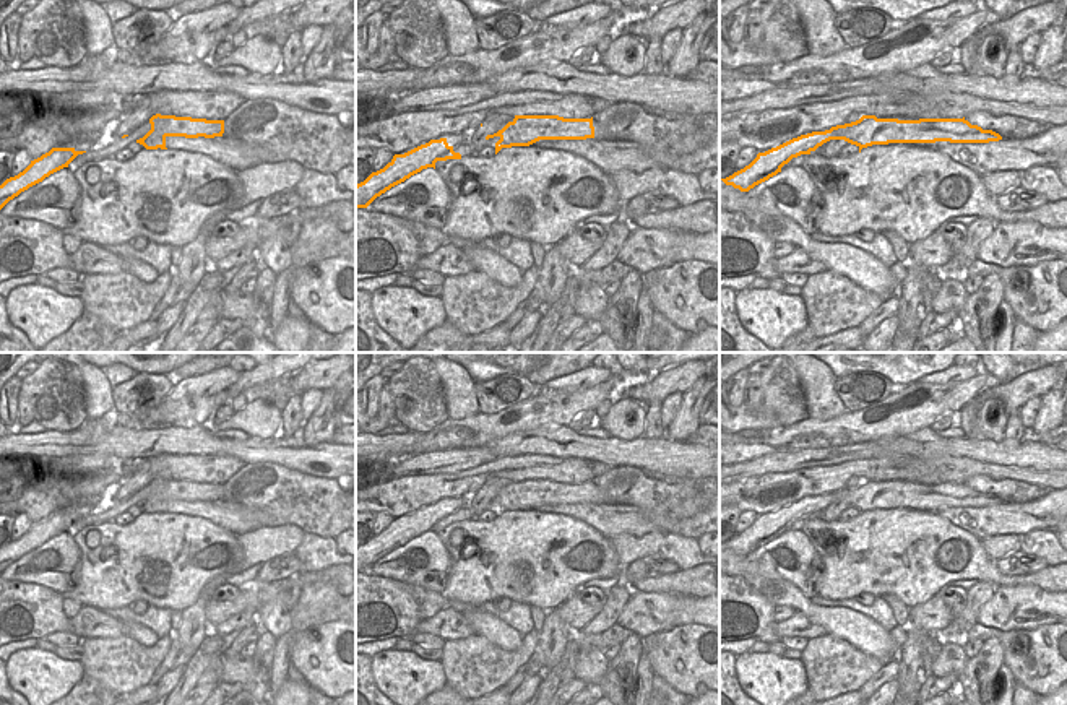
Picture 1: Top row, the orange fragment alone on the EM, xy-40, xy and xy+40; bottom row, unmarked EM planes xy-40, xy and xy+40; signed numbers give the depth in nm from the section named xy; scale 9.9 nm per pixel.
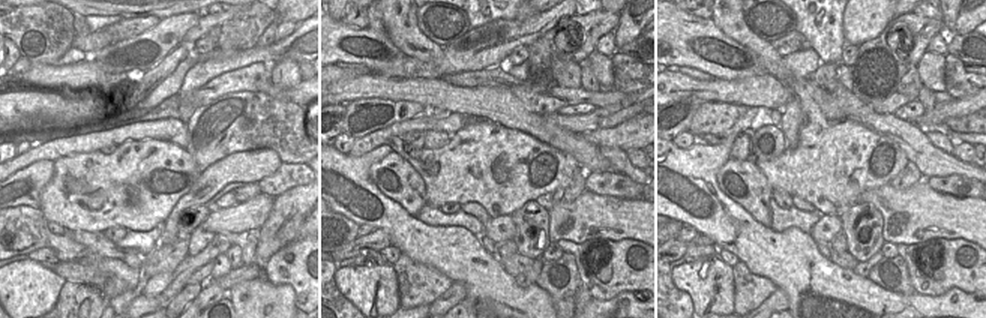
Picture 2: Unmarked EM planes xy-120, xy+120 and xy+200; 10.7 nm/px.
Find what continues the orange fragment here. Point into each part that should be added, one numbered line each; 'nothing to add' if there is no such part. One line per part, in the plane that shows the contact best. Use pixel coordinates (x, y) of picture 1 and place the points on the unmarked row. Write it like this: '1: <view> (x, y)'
nothing to add

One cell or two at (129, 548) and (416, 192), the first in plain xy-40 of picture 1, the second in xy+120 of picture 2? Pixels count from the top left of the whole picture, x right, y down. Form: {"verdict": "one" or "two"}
{"verdict": "two"}

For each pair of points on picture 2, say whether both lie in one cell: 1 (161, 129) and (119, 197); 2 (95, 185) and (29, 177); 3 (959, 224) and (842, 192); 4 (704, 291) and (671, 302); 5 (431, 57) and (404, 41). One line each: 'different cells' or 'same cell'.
1: different cells
2: different cells
3: different cells
4: different cells
5: same cell

